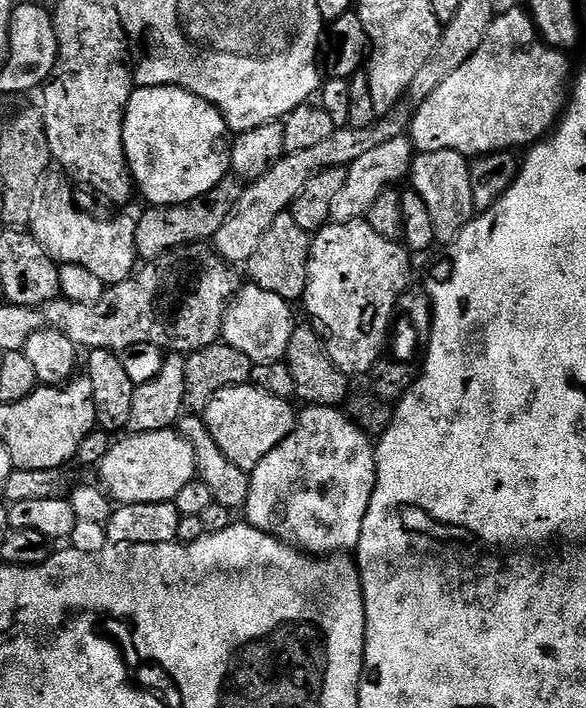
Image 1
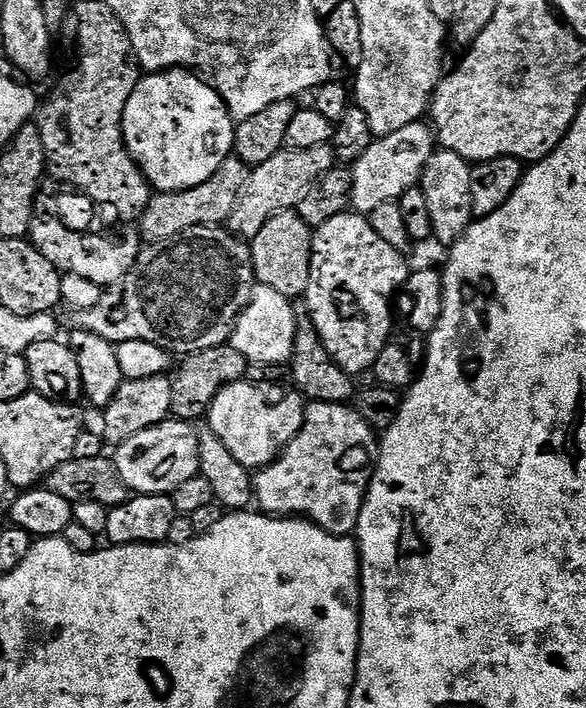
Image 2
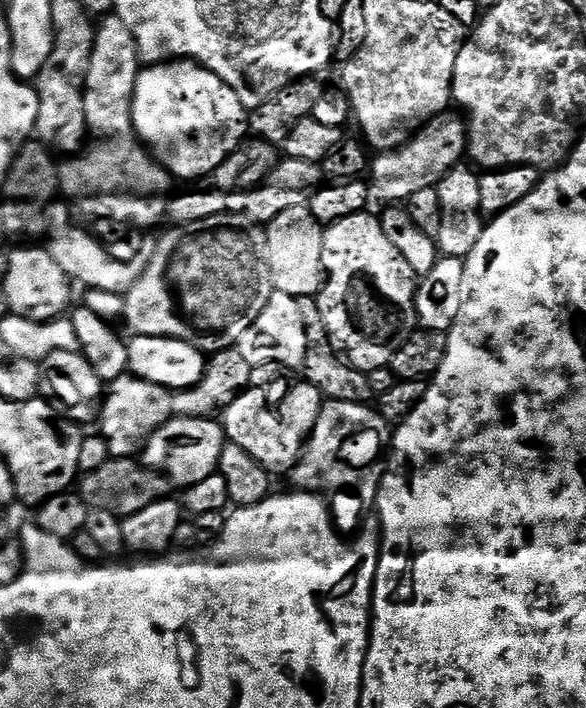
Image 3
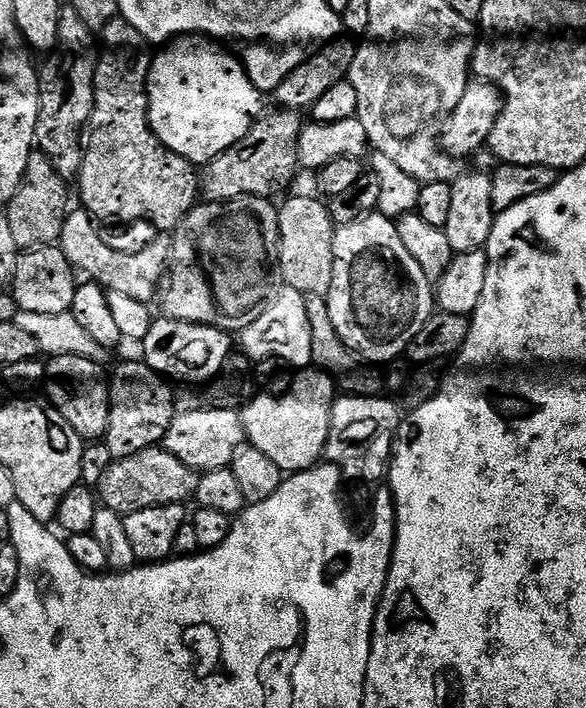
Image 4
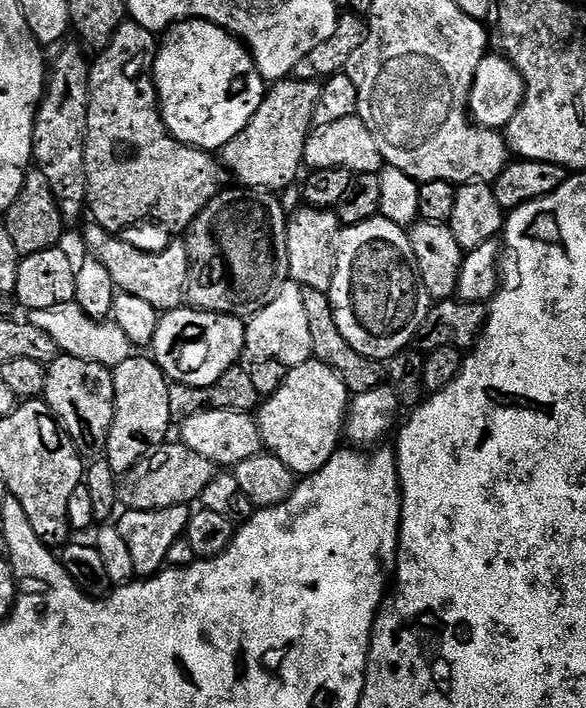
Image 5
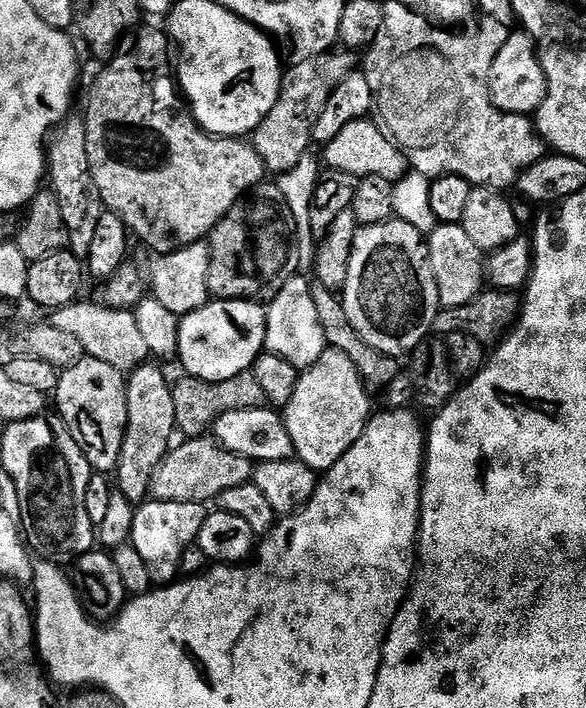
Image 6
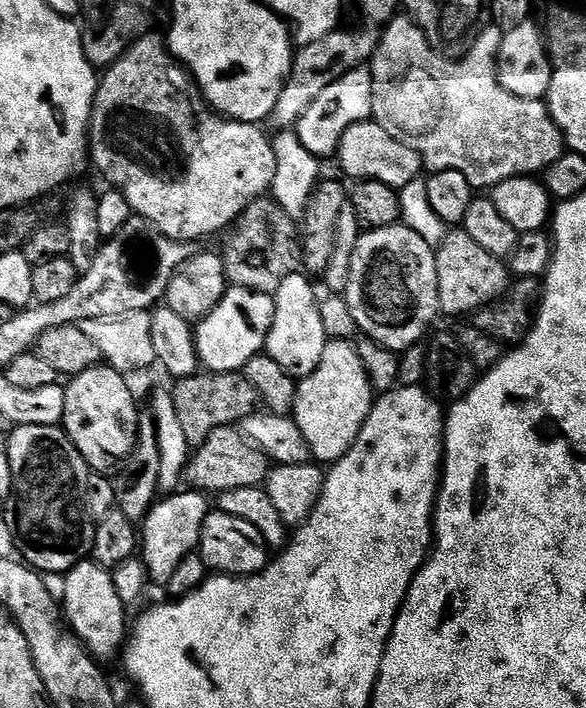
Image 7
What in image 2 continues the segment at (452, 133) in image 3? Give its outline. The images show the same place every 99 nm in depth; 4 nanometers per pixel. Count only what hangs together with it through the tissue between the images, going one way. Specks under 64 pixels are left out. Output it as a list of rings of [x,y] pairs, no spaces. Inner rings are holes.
[[[417,122],[410,126],[402,126],[402,130],[394,130],[394,134],[376,139],[354,162],[352,177],[352,208],[360,214],[371,214],[382,202],[399,201],[400,197],[417,187],[424,179],[430,158],[438,151],[438,136],[427,123]]]

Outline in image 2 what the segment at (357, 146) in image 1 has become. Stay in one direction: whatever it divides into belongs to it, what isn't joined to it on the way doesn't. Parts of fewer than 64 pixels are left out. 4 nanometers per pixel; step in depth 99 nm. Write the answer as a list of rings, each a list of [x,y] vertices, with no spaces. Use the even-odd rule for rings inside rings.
[[[331,143],[310,146],[306,150],[285,147],[274,158],[255,165],[248,173],[244,192],[236,201],[236,209],[230,217],[230,224],[241,237],[251,238],[270,222],[279,212],[299,209],[302,198],[314,190],[314,186],[330,169],[337,167],[338,159]]]

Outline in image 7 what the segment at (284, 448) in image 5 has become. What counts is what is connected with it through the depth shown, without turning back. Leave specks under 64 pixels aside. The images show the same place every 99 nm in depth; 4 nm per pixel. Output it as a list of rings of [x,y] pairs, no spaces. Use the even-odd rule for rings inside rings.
[[[329,339],[318,366],[299,381],[296,389],[294,419],[302,438],[306,438],[311,459],[321,466],[337,464],[354,446],[373,403],[372,383],[355,343]]]

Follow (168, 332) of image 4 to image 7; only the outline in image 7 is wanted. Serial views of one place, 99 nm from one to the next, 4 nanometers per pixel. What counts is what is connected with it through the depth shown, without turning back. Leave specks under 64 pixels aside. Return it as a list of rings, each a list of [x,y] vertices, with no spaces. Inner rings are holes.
[[[229,287],[222,302],[210,312],[206,319],[195,325],[196,353],[201,365],[208,372],[240,372],[246,366],[246,362],[250,362],[250,358],[259,356],[265,351],[275,313],[276,301],[269,293],[252,292],[249,288]]]

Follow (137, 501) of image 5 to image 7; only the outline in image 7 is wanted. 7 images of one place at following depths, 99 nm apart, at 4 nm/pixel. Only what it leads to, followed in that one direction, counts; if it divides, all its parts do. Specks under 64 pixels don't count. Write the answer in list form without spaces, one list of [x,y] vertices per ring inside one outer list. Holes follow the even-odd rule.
[[[229,426],[211,432],[206,442],[191,453],[186,480],[197,492],[219,494],[226,490],[242,490],[242,486],[261,487],[267,481],[269,471],[266,453],[249,444],[235,427]]]

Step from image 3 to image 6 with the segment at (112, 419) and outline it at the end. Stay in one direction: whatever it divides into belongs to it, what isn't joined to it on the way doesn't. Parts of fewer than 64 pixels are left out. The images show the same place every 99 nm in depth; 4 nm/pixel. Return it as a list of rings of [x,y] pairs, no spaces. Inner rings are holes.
[[[145,362],[140,367],[133,368],[126,376],[128,421],[118,454],[114,479],[116,479],[115,487],[133,506],[149,499],[150,478],[154,470],[158,470],[162,458],[169,452],[173,443],[172,436],[174,437],[176,432],[172,384],[164,377],[163,370],[155,366],[160,367],[155,363]]]

